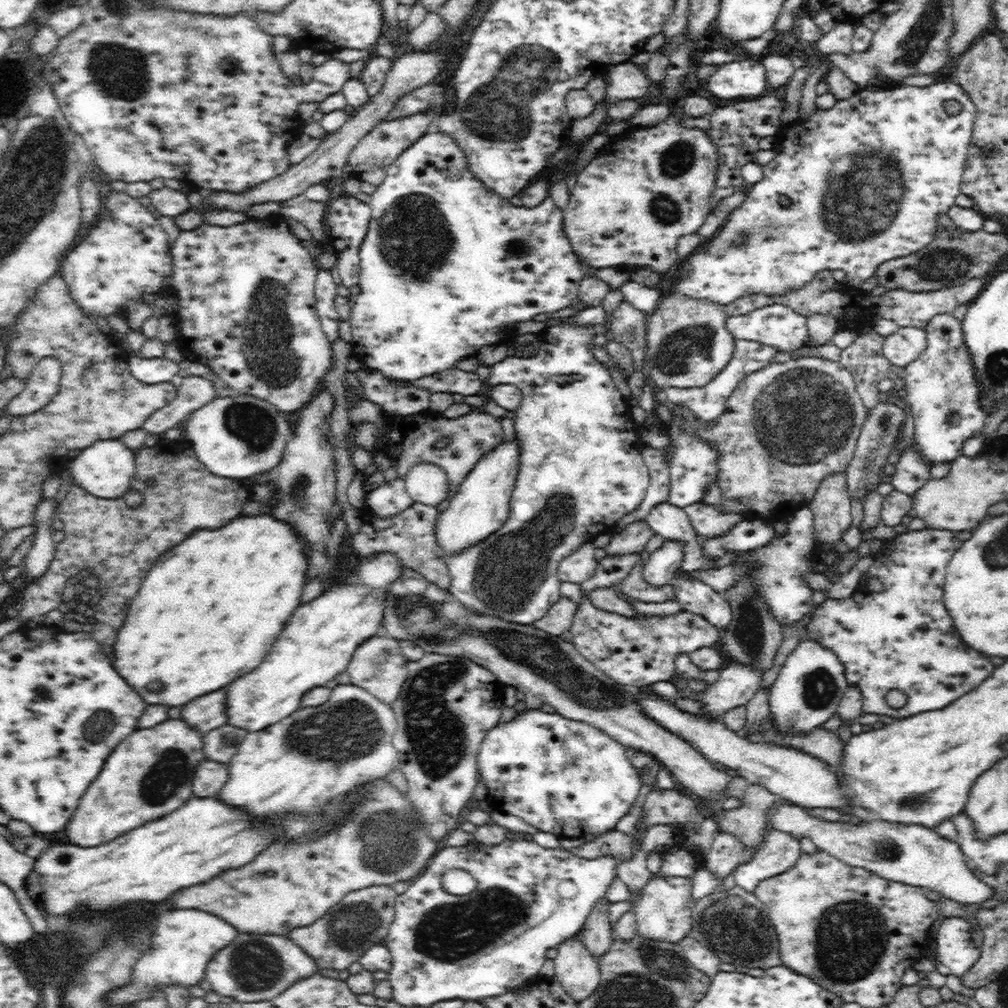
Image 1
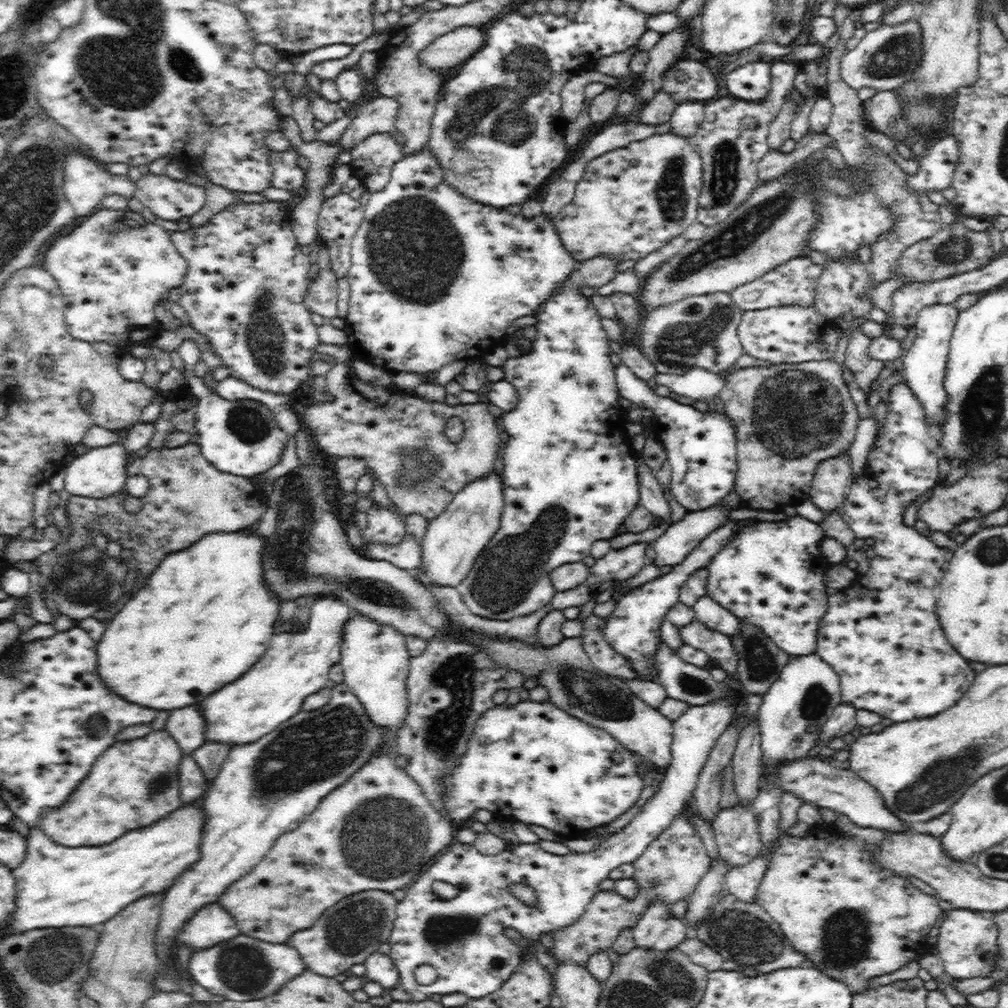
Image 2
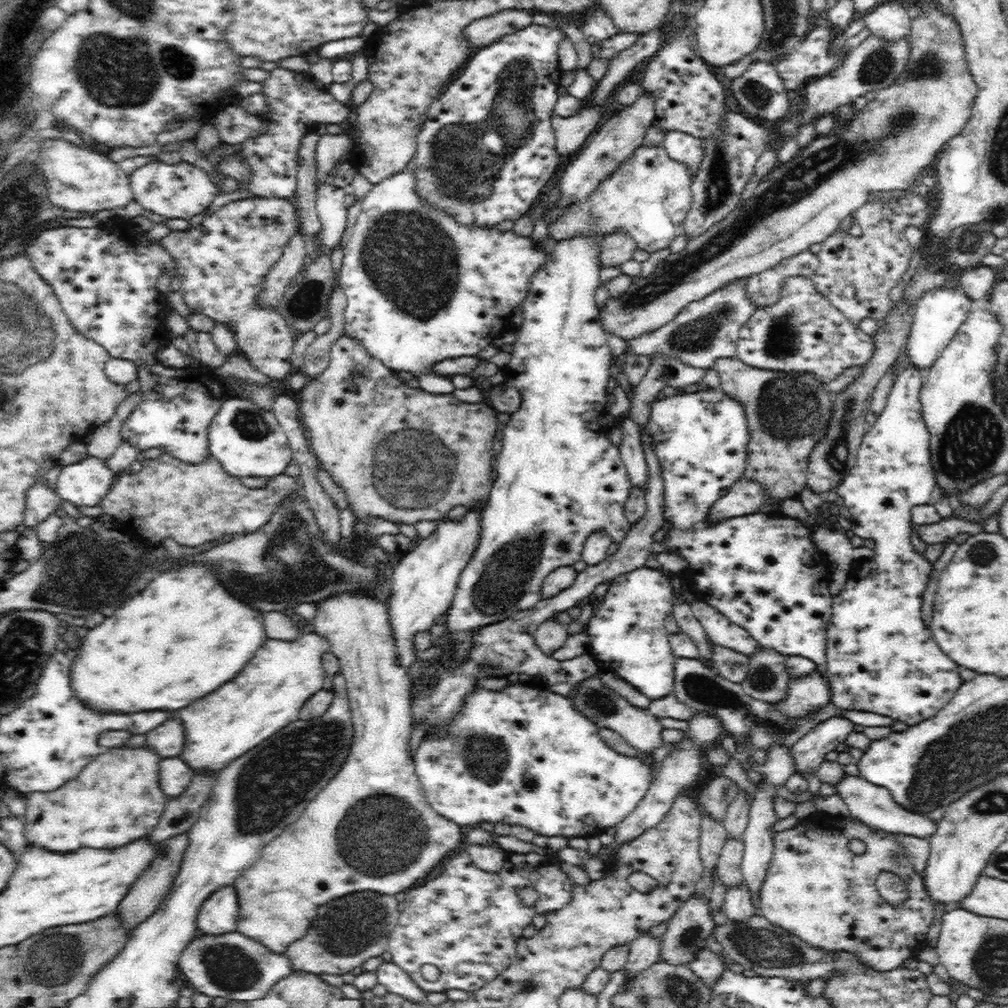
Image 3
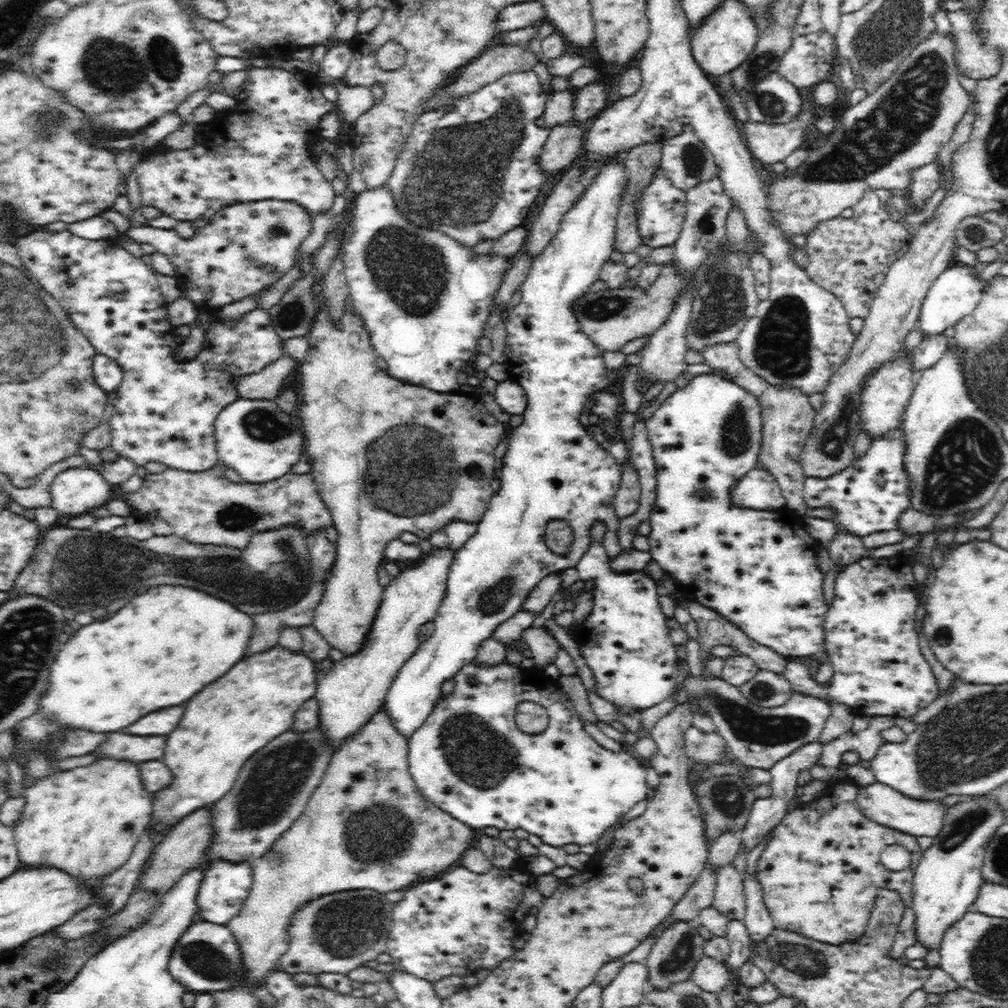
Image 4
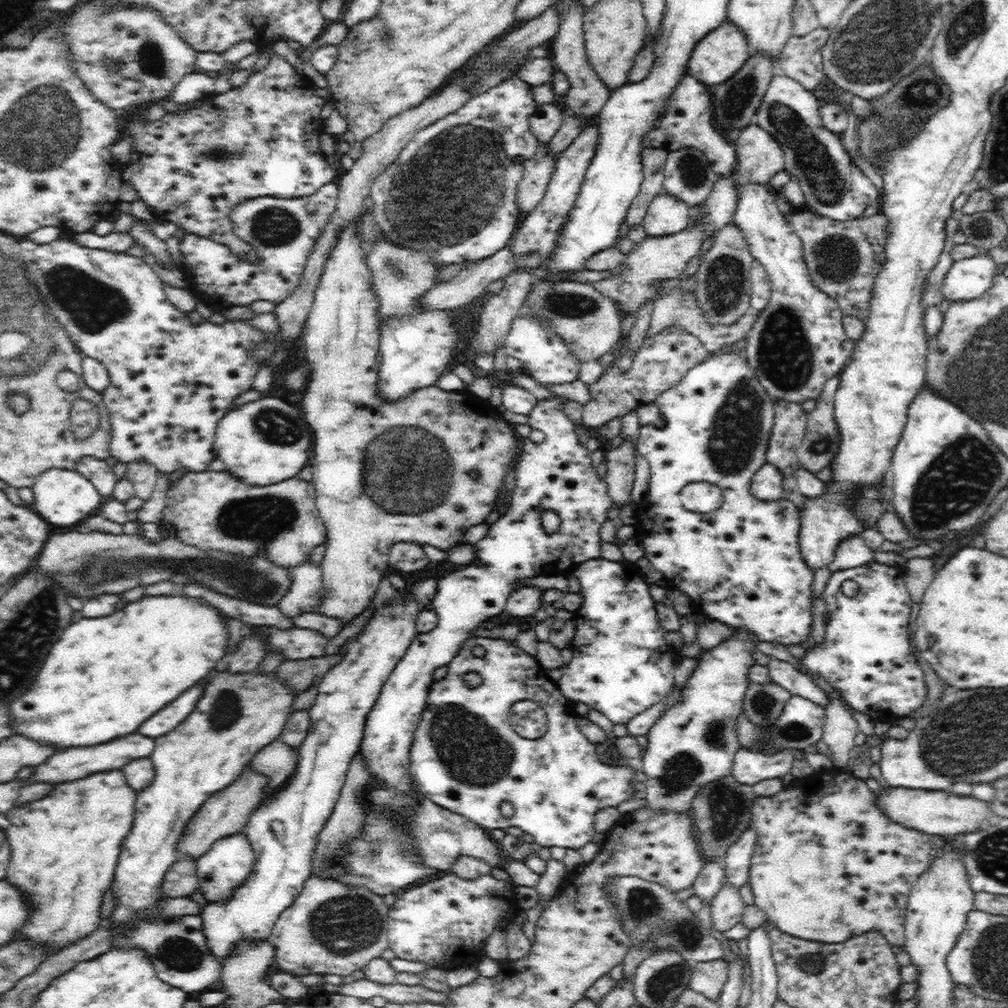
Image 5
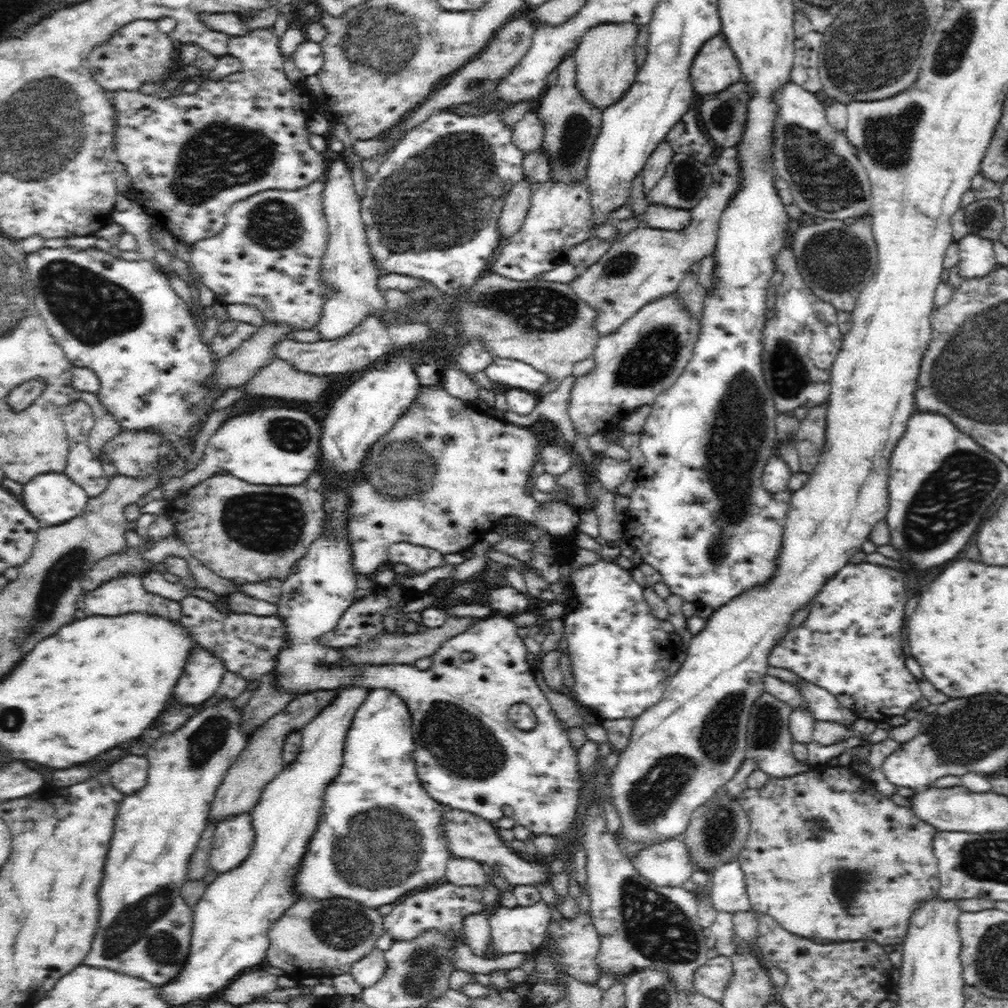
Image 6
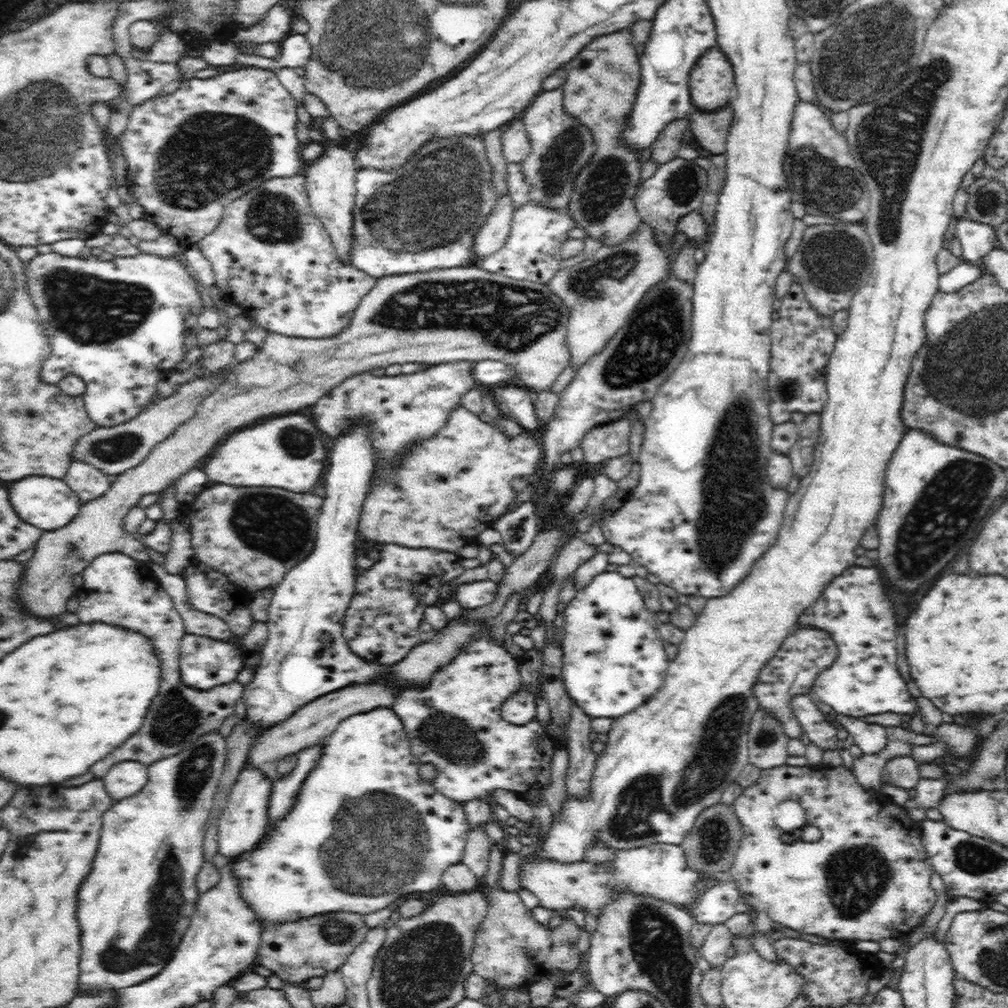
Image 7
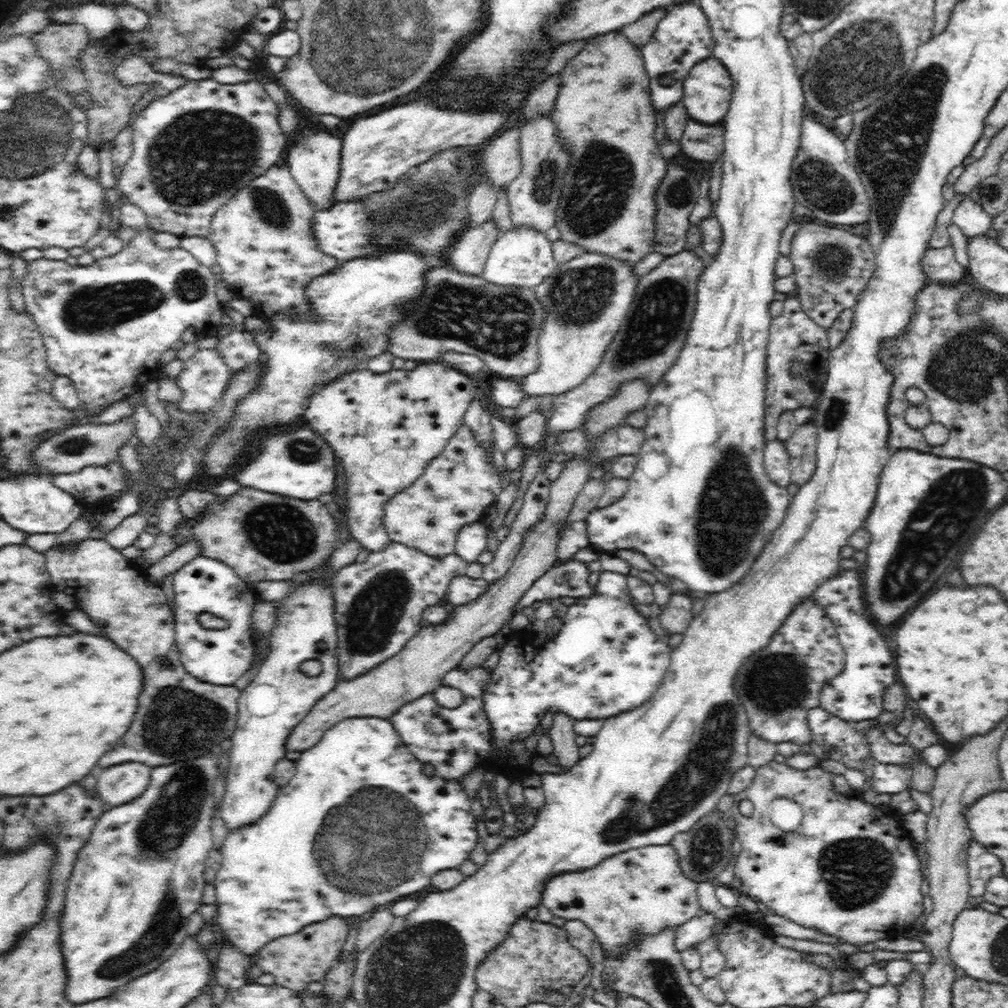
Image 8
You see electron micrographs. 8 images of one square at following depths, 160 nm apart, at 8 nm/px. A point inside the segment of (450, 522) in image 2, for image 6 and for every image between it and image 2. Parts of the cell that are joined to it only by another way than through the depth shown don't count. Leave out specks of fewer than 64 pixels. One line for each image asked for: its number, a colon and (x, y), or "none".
3: (423, 584)
4: (352, 690)
5: (283, 830)
6: (231, 921)

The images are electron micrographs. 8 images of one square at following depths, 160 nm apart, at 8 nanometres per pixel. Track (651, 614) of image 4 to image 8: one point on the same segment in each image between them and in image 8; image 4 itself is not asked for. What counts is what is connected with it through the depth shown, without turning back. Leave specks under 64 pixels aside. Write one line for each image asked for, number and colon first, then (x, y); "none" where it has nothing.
5: (621, 666)
6: (617, 668)
7: (614, 662)
8: (606, 660)

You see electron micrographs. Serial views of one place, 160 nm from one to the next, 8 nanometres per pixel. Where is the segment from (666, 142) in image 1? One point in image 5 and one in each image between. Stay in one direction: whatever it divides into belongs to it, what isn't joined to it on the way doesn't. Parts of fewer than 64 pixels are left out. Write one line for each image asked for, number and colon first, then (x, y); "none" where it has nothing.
2: (632, 201)
3: (648, 196)
4: (661, 207)
5: (667, 215)

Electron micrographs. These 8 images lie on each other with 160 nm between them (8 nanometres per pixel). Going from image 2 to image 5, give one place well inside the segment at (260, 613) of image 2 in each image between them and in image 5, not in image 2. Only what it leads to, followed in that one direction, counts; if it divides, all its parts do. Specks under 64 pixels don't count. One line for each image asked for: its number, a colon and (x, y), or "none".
3: (183, 636)
4: (172, 641)
5: (105, 676)

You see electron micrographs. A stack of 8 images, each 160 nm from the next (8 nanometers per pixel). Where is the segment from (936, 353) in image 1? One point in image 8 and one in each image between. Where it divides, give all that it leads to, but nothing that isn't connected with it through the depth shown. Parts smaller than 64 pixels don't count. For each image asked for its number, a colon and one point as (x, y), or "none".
2: (924, 364)
3: (939, 313)
4: (954, 295)
5: (968, 278)
6: (977, 259)
7: (978, 240)
8: (970, 218)

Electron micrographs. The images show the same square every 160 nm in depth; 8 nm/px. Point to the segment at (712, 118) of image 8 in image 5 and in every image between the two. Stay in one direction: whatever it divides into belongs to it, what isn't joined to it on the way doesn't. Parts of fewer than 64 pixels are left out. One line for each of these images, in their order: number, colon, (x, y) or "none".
5: (722, 51)
6: (715, 67)
7: (712, 80)

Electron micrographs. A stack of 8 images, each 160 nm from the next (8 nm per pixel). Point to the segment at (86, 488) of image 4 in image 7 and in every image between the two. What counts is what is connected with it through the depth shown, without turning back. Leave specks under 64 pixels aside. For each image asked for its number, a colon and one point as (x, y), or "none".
5: (62, 497)
6: (52, 498)
7: (47, 503)

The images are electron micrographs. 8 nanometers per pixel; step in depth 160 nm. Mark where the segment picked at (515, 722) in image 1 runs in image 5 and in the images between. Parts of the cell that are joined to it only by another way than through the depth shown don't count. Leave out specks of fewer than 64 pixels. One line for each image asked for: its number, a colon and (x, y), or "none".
2: (531, 762)
3: (524, 756)
4: (469, 759)
5: (464, 757)

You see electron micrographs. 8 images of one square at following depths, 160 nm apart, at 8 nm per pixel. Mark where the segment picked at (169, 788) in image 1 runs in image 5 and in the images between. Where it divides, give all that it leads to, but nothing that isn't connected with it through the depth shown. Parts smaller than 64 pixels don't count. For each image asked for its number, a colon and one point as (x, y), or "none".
2: (135, 782)
3: (117, 798)
4: (90, 818)
5: (66, 845)

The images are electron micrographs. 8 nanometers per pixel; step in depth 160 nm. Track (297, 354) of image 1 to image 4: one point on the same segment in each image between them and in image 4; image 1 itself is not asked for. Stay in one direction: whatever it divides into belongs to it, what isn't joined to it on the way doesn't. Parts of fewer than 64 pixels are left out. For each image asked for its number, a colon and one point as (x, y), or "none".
2: (244, 288)
3: (222, 263)
4: (248, 246)

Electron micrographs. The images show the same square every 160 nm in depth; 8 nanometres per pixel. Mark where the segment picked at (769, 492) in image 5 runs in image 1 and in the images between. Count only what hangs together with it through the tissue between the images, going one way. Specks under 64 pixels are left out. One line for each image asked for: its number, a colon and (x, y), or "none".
1: (659, 570)
2: (679, 539)
3: (745, 497)
4: (756, 489)

